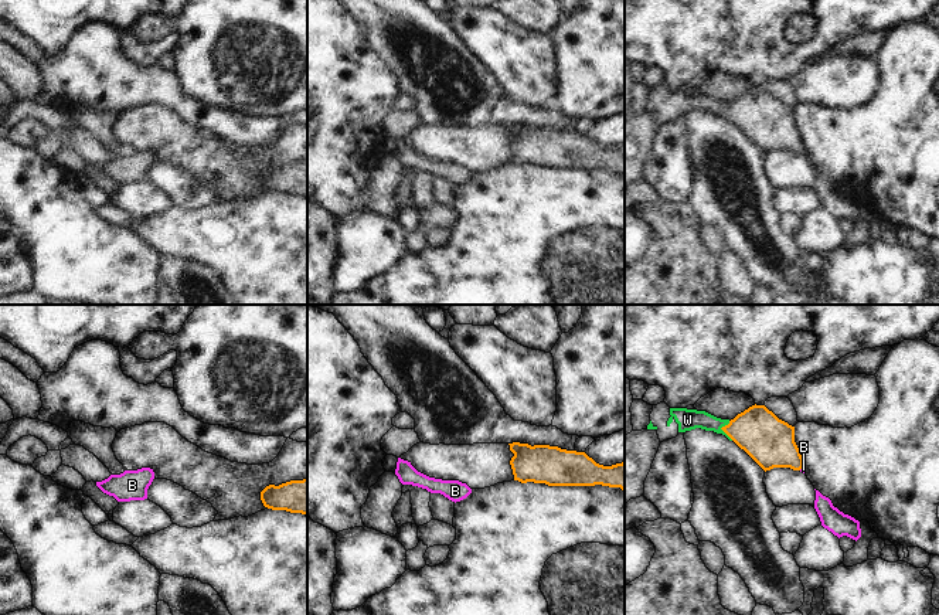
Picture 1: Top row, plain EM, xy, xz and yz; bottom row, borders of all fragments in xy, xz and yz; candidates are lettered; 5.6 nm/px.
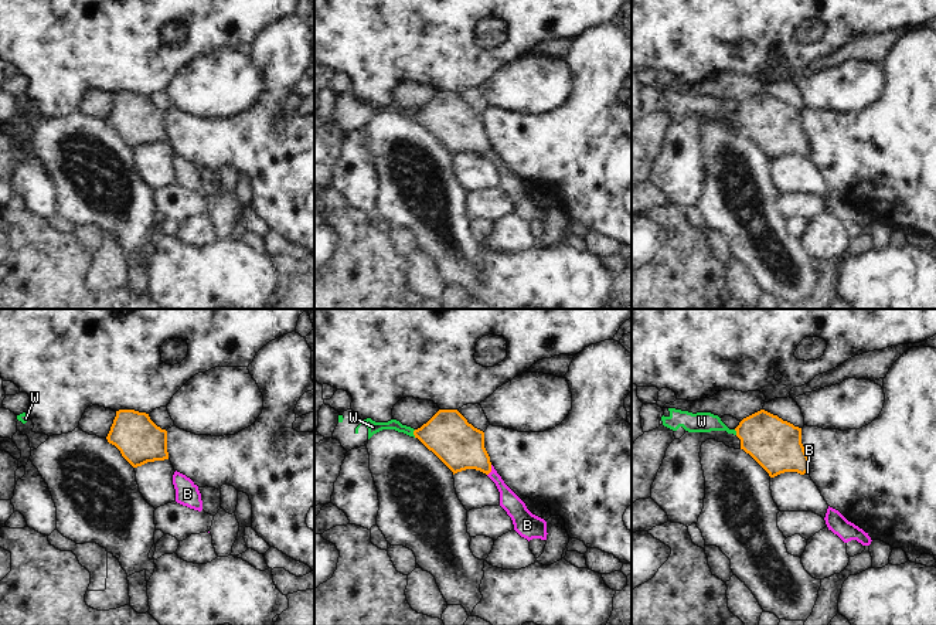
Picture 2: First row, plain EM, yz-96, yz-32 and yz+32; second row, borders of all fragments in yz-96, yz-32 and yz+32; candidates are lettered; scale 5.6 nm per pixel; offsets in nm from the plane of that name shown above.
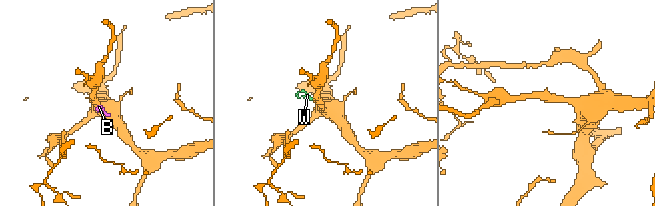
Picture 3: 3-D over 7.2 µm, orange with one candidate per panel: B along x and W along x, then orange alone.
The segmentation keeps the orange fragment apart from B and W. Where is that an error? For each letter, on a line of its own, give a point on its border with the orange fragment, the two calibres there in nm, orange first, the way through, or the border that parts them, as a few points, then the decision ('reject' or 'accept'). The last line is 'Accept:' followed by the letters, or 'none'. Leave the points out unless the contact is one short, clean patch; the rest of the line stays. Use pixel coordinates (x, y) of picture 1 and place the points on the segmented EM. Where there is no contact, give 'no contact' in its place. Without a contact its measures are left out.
B: yz (802, 466) | 280/30 nm | across yz (769, 441), (802, 466), (803, 469) | accept
W: yz (723, 430) | 280/120 nm | across yz (758, 431), (723, 430), (703, 420), (687, 420) | accept
Accept: B, W

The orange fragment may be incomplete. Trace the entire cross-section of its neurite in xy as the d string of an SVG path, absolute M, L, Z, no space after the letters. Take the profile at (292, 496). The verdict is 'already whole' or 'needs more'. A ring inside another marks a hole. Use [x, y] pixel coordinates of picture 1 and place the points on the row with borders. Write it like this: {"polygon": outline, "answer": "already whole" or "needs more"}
{"polygon": "M307 479L269 485L261 492L261 500L268 509L307 516Z", "answer": "already whole"}

